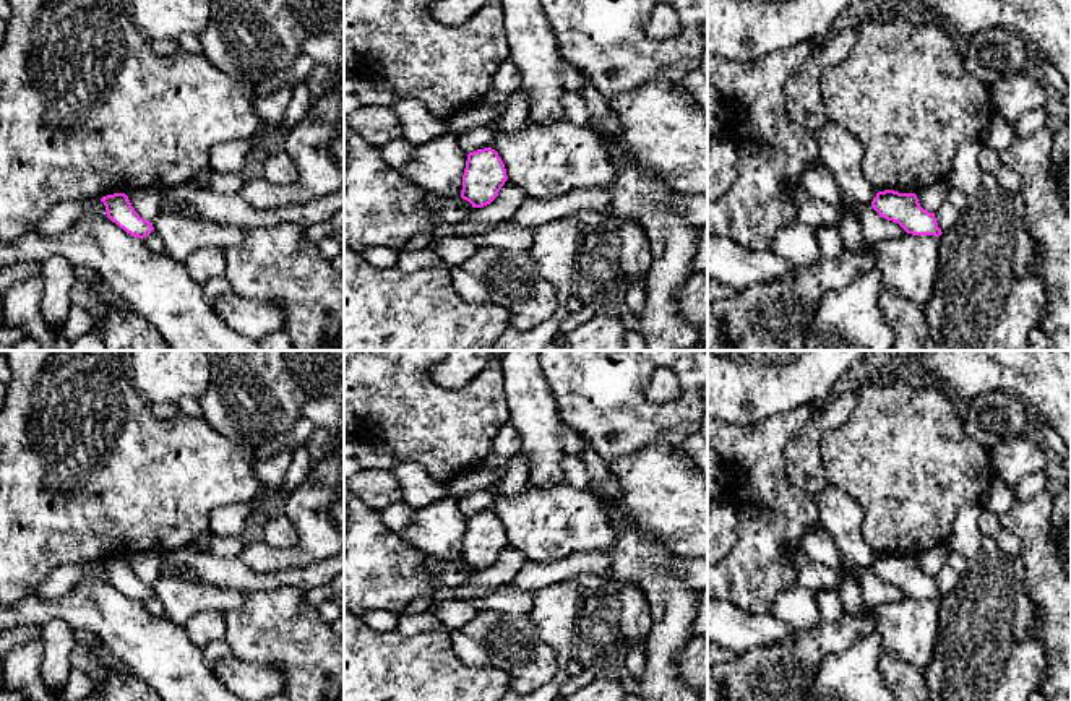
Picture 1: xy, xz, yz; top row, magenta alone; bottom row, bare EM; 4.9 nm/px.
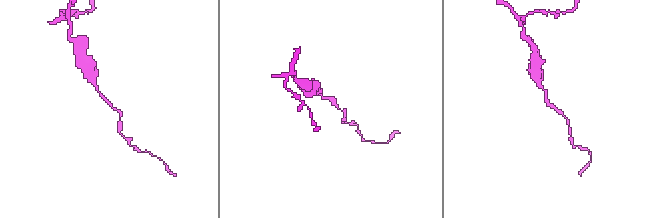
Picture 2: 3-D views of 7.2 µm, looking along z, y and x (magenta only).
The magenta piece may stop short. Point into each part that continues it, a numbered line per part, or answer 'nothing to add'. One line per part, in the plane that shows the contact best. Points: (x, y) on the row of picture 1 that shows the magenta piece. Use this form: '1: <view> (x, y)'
nothing to add

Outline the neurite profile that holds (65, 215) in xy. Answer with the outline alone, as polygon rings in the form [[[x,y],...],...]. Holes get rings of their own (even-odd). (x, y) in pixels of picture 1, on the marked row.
[[[101,198],[62,201],[47,213],[36,230],[45,239],[55,237],[73,227],[88,209],[107,216]]]

